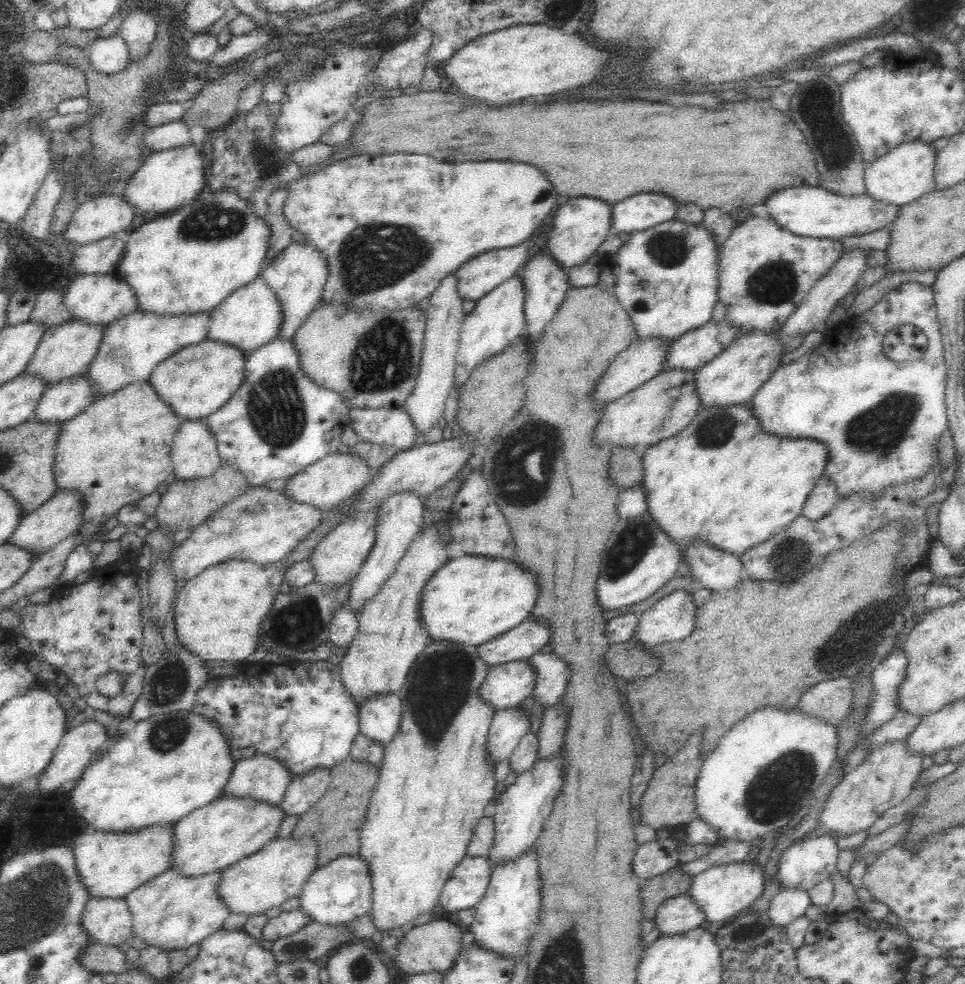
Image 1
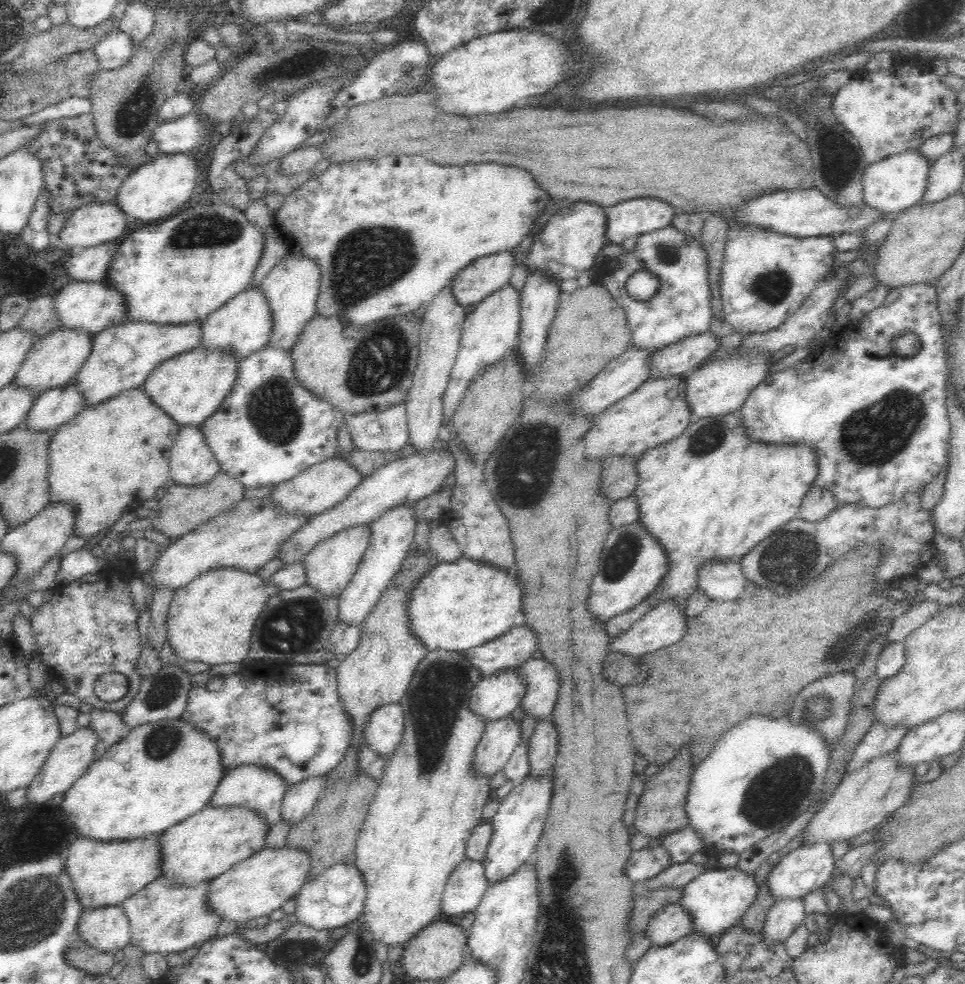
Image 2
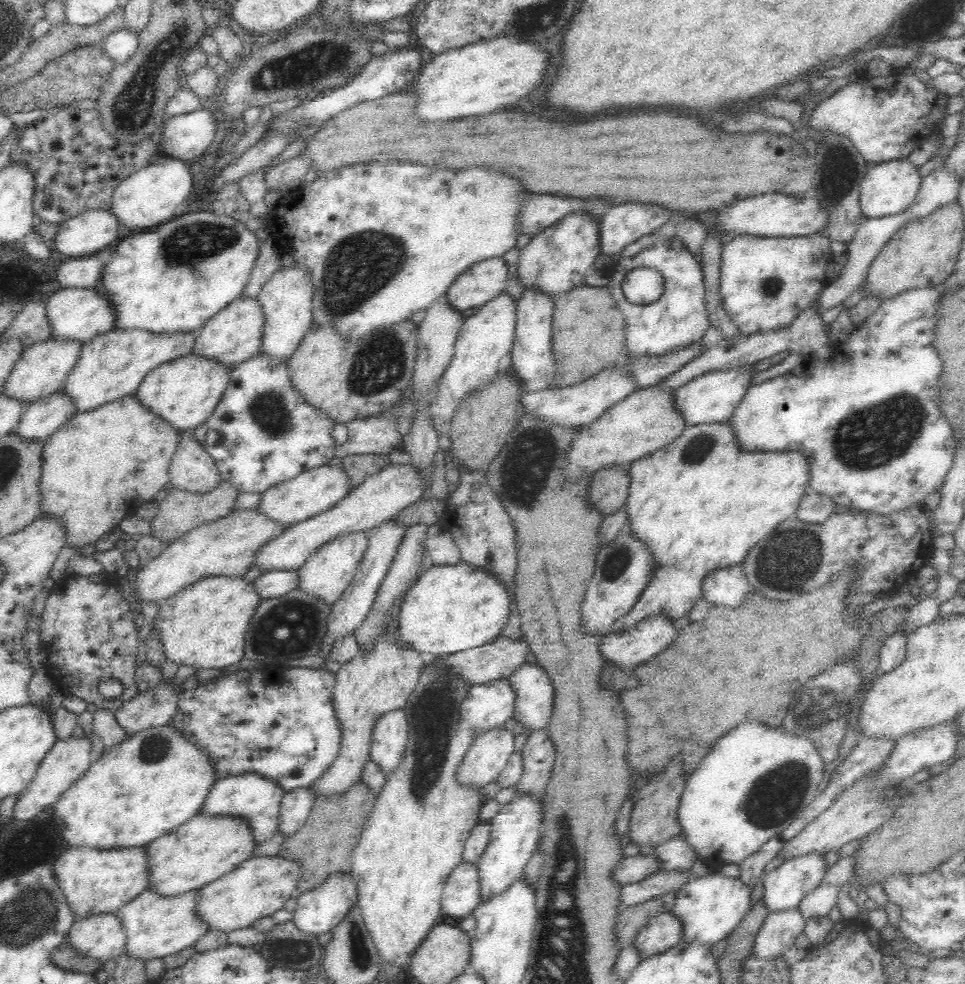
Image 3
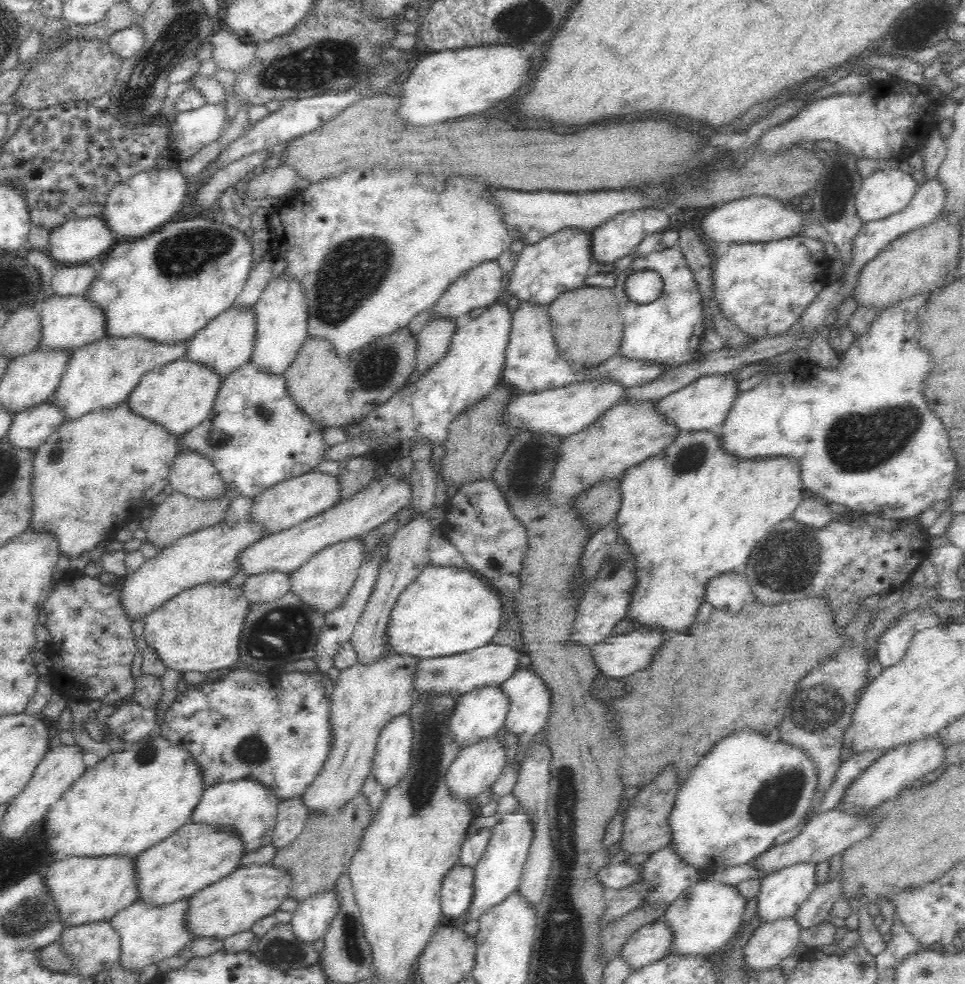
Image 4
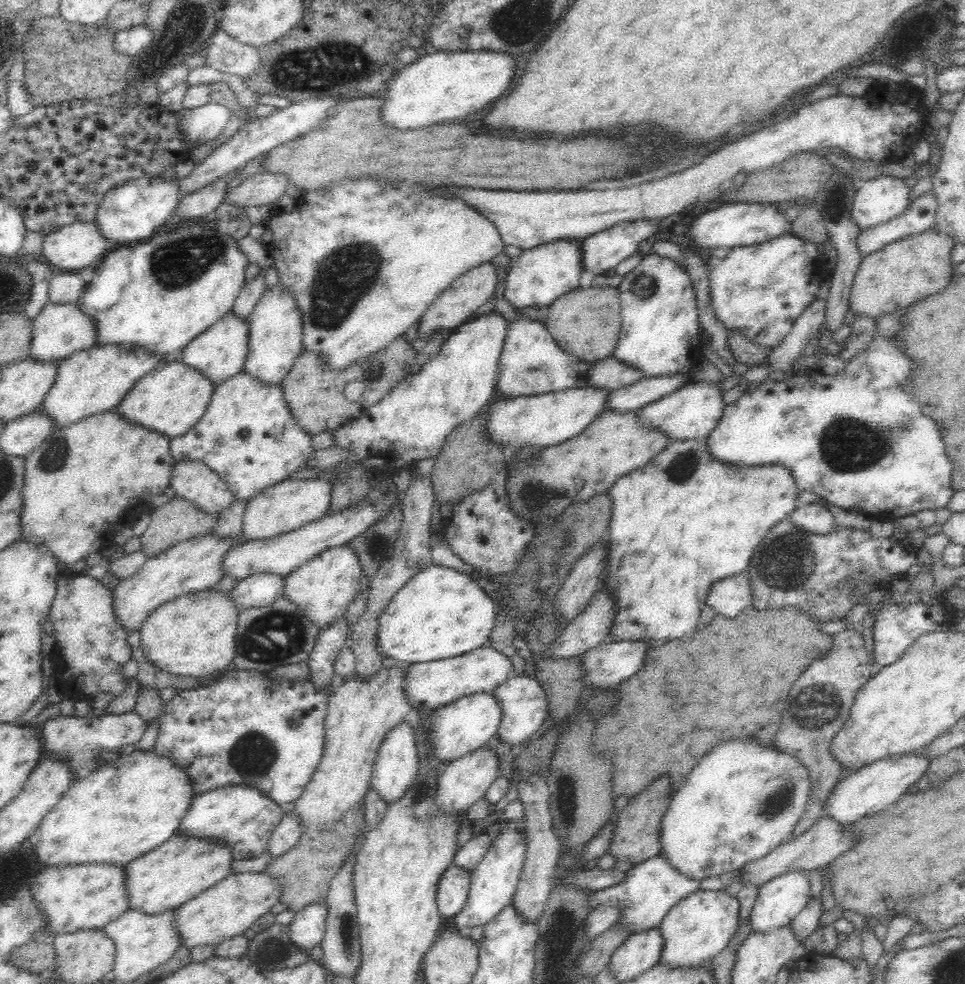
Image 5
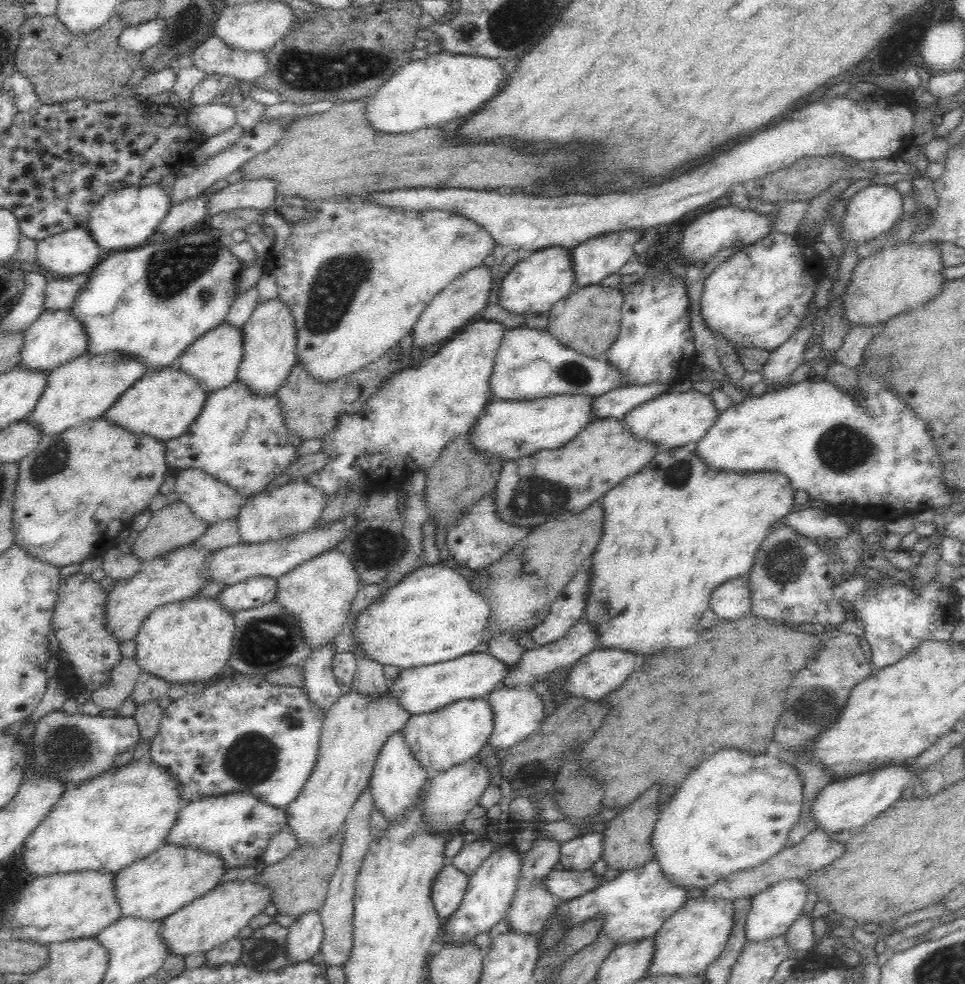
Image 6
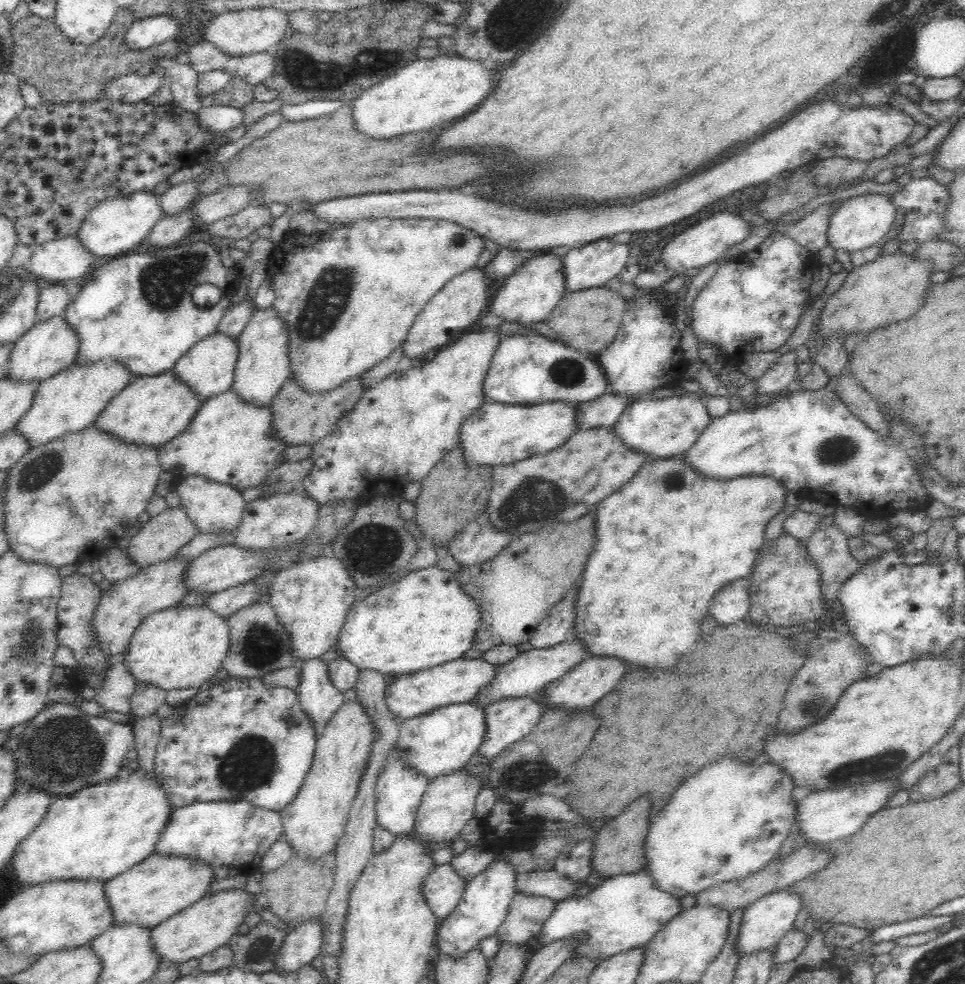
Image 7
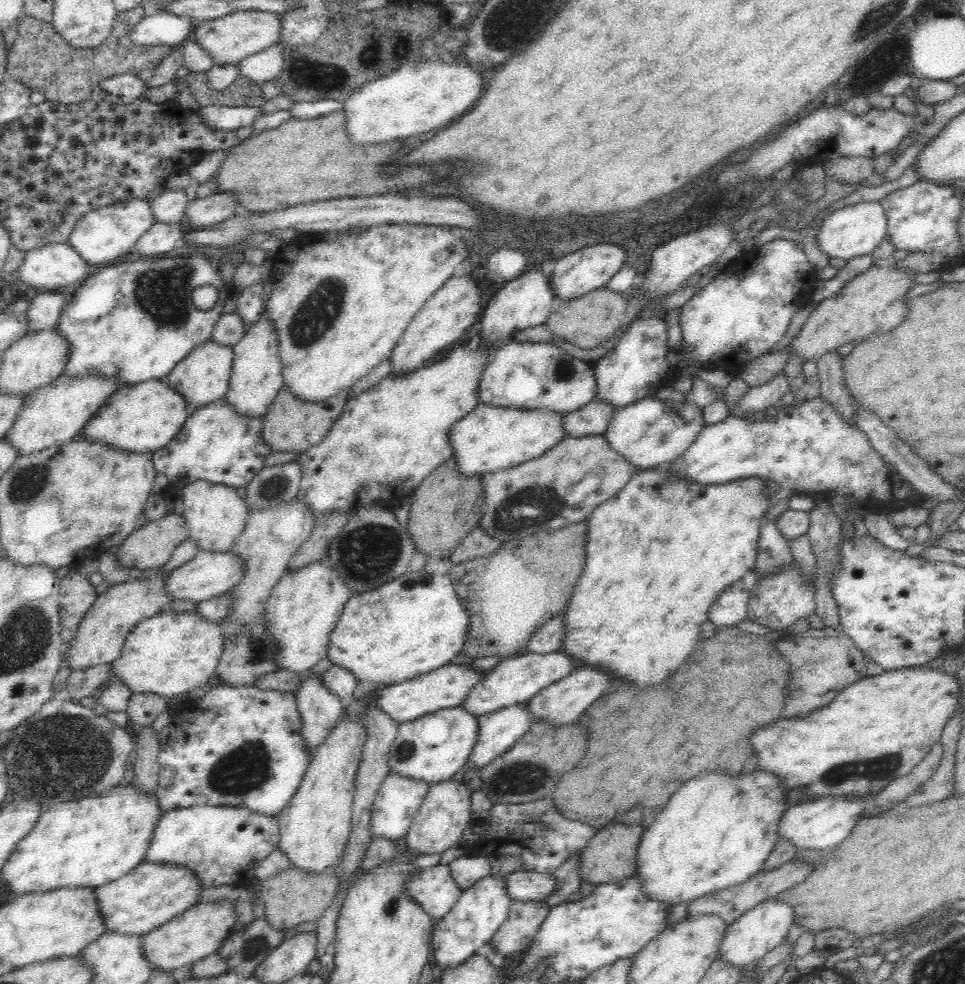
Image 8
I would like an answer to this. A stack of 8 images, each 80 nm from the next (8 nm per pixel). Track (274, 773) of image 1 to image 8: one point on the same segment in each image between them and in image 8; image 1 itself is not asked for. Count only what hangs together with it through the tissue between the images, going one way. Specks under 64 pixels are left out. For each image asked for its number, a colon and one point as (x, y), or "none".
2: (252, 786)
3: (256, 800)
4: (245, 806)
5: (241, 817)
6: (237, 827)
7: (231, 837)
8: (221, 844)

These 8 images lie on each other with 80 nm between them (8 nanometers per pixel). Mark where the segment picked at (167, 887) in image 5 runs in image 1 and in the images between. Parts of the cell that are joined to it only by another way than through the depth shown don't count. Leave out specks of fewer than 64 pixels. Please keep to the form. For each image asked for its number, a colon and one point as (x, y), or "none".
1: (209, 839)
2: (205, 845)
3: (200, 851)
4: (195, 856)

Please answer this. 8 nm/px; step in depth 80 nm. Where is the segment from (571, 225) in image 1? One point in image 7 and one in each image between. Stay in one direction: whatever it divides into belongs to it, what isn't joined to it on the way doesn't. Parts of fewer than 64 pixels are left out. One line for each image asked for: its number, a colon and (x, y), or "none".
2: (566, 246)
3: (556, 260)
4: (556, 264)
5: (542, 274)
6: (532, 286)
7: (528, 297)

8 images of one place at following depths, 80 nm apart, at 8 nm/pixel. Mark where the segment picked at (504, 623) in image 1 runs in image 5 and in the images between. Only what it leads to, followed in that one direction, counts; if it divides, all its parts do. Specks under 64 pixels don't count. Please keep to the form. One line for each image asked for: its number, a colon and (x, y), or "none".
2: (458, 605)
3: (447, 609)
4: (444, 611)
5: (440, 613)

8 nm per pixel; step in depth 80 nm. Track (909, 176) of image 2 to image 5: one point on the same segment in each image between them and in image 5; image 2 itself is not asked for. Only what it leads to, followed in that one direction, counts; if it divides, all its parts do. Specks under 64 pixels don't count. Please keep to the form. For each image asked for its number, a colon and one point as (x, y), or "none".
3: (889, 188)
4: (886, 192)
5: (877, 201)

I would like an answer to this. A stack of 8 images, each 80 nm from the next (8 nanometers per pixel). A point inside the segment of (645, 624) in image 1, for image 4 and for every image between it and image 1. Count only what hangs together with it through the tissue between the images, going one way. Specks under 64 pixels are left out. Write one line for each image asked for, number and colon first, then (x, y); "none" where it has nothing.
2: (665, 625)
3: (626, 650)
4: (616, 657)

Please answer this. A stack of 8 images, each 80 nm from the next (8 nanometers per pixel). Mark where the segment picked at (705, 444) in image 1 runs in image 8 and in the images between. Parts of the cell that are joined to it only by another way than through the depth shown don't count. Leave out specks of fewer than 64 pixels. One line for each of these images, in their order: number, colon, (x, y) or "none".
2: (711, 494)
3: (700, 504)
4: (691, 512)
5: (685, 520)
6: (673, 532)
7: (666, 542)
8: (658, 553)

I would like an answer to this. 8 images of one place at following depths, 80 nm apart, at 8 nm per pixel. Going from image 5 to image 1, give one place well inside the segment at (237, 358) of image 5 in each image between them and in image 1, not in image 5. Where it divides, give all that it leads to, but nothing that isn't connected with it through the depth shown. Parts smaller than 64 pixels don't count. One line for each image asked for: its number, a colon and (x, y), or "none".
1: (250, 317)
2: (241, 327)
3: (231, 336)
4: (225, 343)

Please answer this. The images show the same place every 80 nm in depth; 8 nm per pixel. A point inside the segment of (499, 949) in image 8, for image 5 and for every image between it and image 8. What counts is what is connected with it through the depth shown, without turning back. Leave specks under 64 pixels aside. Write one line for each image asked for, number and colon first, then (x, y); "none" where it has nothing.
5: (543, 849)
6: (532, 905)
7: (526, 914)

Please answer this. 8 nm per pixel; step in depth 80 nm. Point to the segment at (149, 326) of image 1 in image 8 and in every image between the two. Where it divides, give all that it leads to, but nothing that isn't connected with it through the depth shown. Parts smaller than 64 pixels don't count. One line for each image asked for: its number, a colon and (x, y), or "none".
2: (122, 356)
3: (111, 365)
4: (101, 374)
5: (92, 381)
6: (83, 389)
7: (72, 399)
8: (52, 415)

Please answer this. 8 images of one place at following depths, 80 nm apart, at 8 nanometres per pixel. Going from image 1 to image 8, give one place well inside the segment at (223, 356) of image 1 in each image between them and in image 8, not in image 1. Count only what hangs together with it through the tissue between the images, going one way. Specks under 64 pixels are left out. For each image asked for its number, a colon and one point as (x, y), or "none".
2: (189, 387)
3: (183, 392)
4: (179, 395)
5: (171, 398)
6: (162, 403)
7: (151, 410)
8: (141, 418)

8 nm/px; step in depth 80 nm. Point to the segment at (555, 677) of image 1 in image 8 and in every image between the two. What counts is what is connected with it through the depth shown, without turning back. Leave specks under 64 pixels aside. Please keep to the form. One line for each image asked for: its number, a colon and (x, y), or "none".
2: (541, 679)
3: (533, 704)
4: (528, 711)
5: (524, 705)
6: (518, 713)
7: (507, 721)
8: (498, 731)

